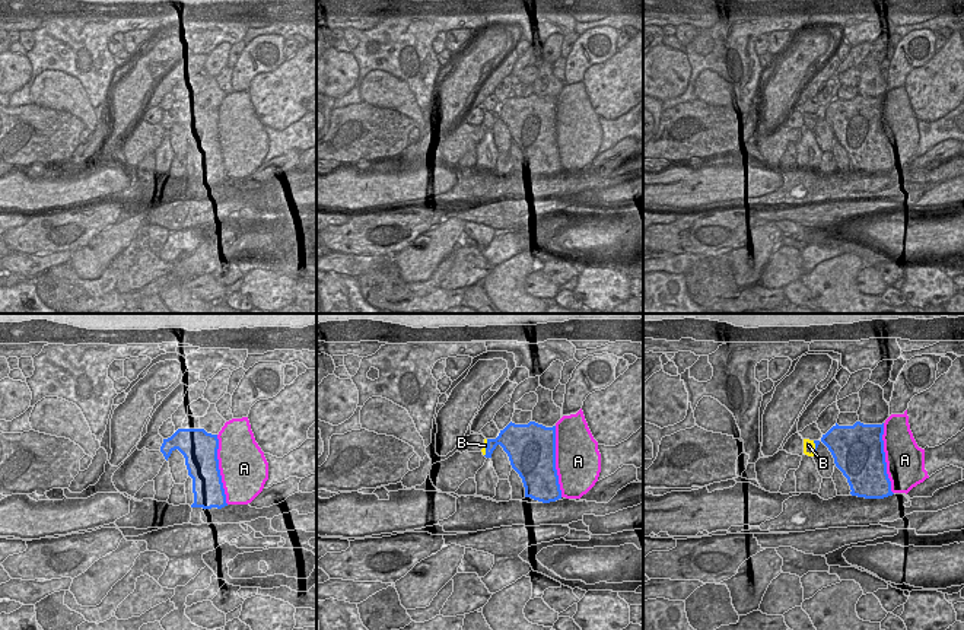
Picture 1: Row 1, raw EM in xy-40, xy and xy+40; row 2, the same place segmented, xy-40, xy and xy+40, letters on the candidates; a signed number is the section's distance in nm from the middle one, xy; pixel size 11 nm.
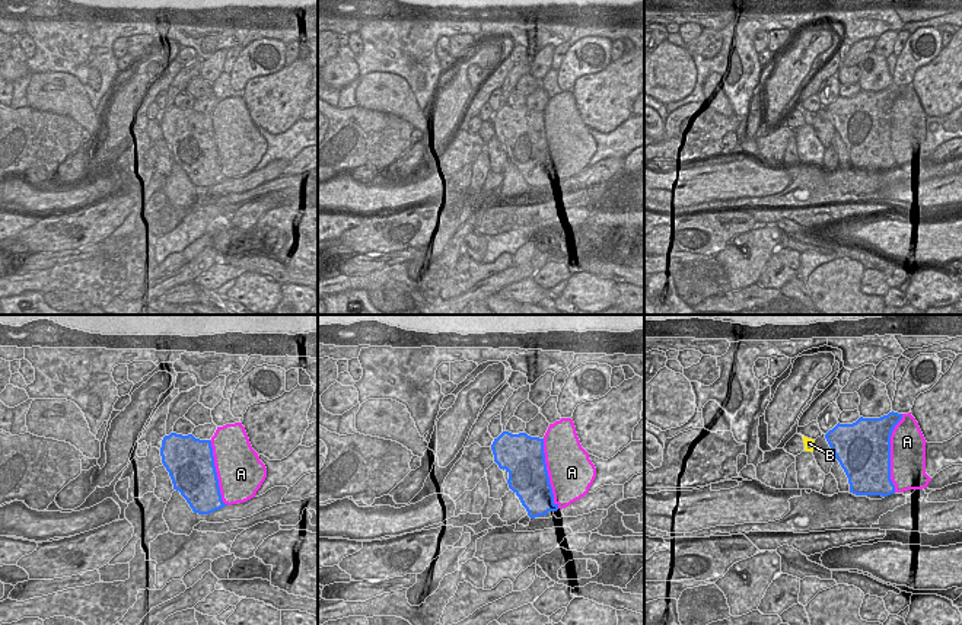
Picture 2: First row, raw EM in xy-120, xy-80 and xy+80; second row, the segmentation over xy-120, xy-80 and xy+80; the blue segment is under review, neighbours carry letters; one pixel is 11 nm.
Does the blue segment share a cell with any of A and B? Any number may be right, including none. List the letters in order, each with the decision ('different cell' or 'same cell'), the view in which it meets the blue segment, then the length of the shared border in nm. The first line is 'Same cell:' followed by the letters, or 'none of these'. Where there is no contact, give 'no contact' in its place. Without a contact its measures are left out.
Same cell: none of these
A: different cell; meets blue in xy; contact 800 nm long
B: different cell; meets blue in xy; contact 190 nm long

